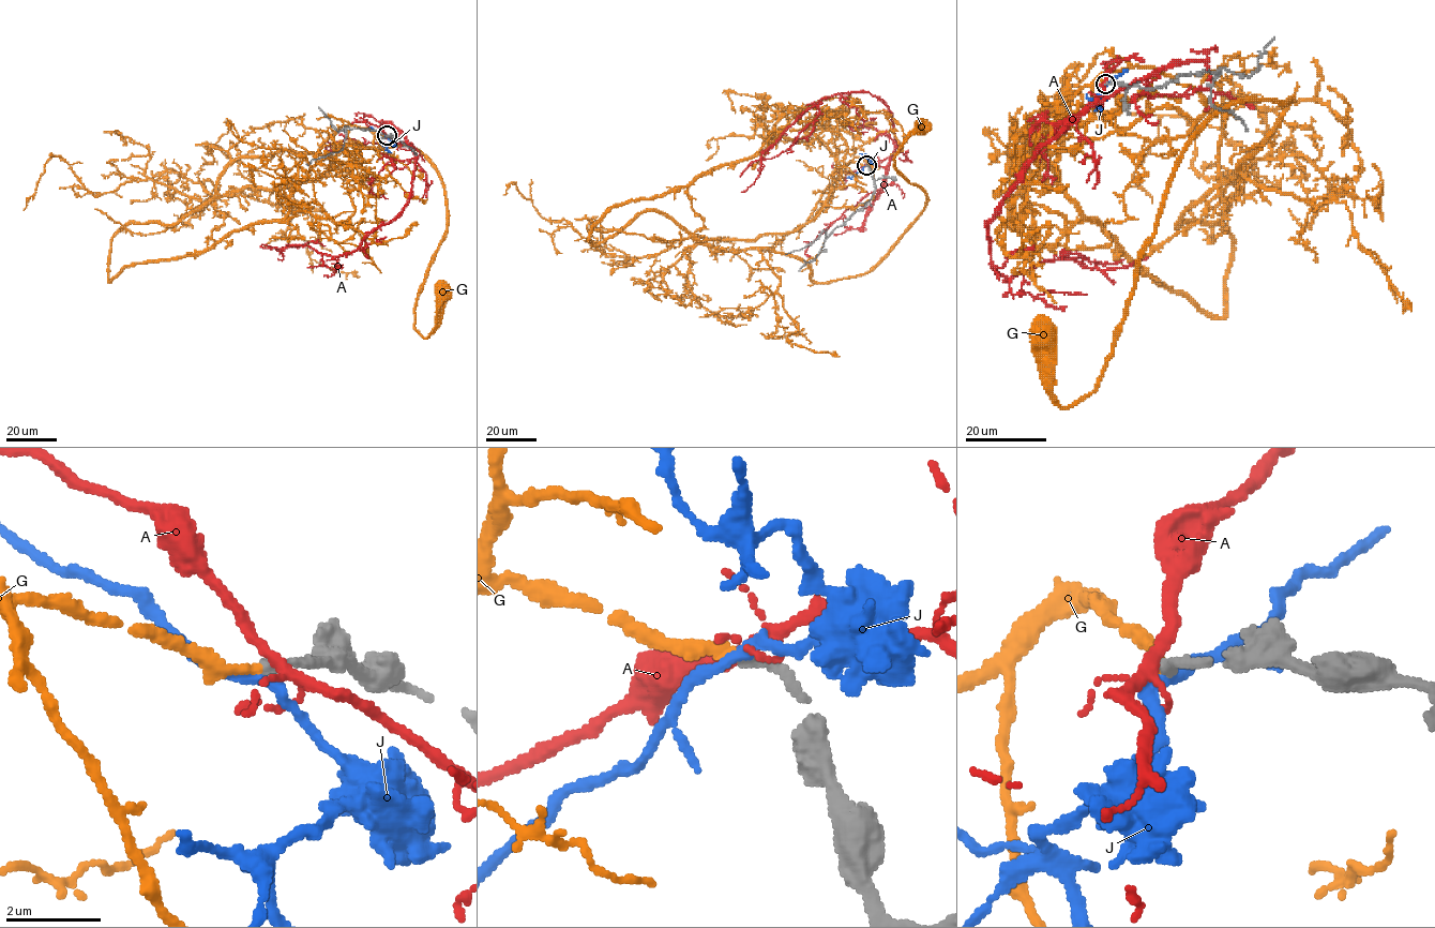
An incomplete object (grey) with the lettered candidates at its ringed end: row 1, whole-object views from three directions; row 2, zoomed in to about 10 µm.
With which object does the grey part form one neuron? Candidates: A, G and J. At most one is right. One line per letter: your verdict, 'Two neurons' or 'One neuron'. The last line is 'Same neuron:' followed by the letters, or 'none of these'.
A: Two neurons
G: One neuron
J: Two neurons
Same neuron: G

